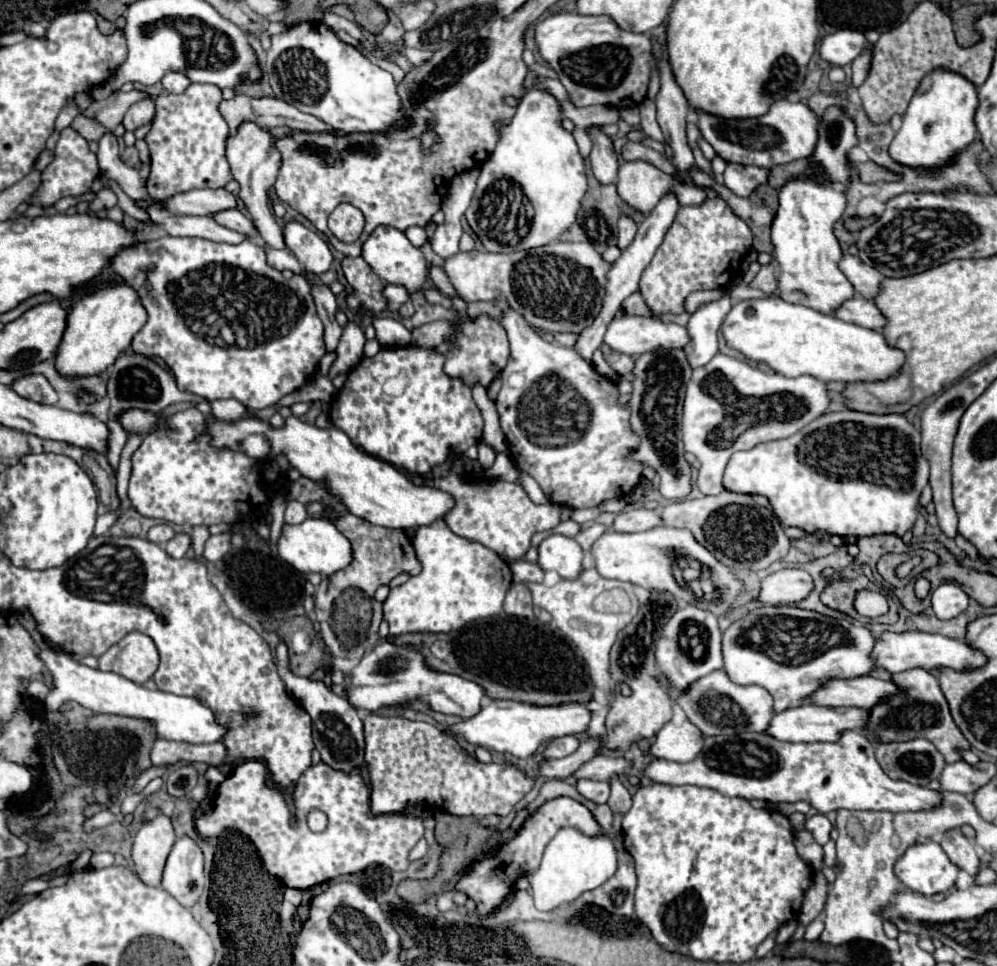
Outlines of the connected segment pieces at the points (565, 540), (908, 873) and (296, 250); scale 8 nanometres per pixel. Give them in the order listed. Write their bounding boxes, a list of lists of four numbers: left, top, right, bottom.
[[538,535,582,579],[894,839,960,897],[284,221,334,275]]

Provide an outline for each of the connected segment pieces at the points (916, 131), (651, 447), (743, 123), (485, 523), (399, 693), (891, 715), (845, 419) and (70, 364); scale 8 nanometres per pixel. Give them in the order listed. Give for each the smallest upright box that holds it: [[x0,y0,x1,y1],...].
[[890,69,978,167],[626,349,692,501],[696,101,818,167],[438,457,560,561],[348,639,484,717],[866,669,970,763],[724,409,930,537],[56,281,148,377]]

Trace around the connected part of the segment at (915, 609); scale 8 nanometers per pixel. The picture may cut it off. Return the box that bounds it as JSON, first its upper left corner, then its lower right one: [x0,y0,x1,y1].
[896,581,924,613]

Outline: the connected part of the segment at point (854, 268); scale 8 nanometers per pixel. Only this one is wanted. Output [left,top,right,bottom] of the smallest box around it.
[838,253,884,299]

